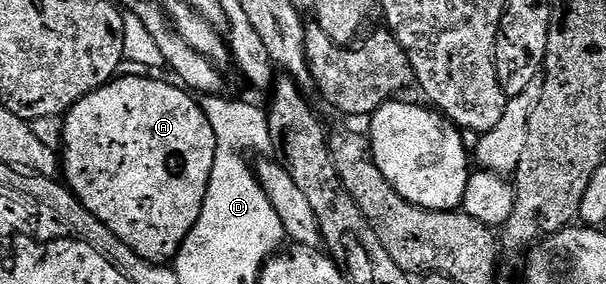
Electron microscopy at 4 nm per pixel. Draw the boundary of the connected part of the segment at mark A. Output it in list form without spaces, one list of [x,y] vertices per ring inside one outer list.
[[[117,76],[102,88],[95,90],[90,96],[78,100],[78,104],[74,104],[74,108],[63,115],[62,178],[68,189],[91,214],[98,216],[98,220],[102,220],[102,224],[106,224],[106,228],[110,228],[110,232],[114,232],[114,236],[118,236],[118,240],[122,240],[122,244],[129,246],[138,257],[157,264],[171,263],[180,253],[181,244],[188,239],[188,233],[194,228],[204,207],[216,155],[216,133],[214,128],[210,128],[210,120],[206,120],[199,101],[187,89],[176,86],[171,86],[168,82],[159,82],[156,76],[147,78]]]

